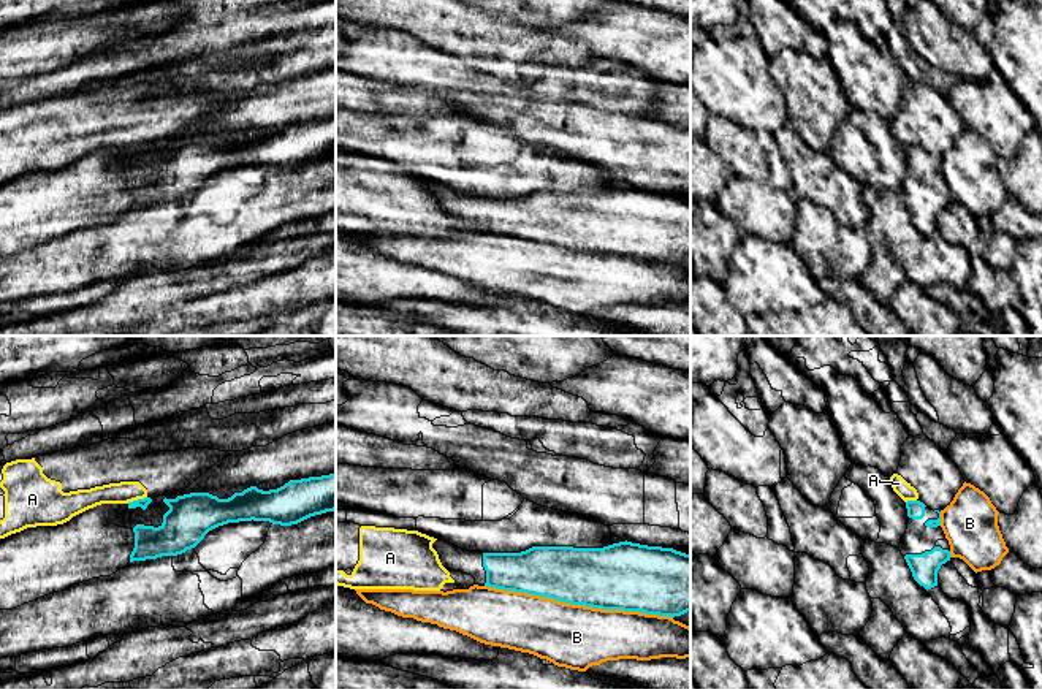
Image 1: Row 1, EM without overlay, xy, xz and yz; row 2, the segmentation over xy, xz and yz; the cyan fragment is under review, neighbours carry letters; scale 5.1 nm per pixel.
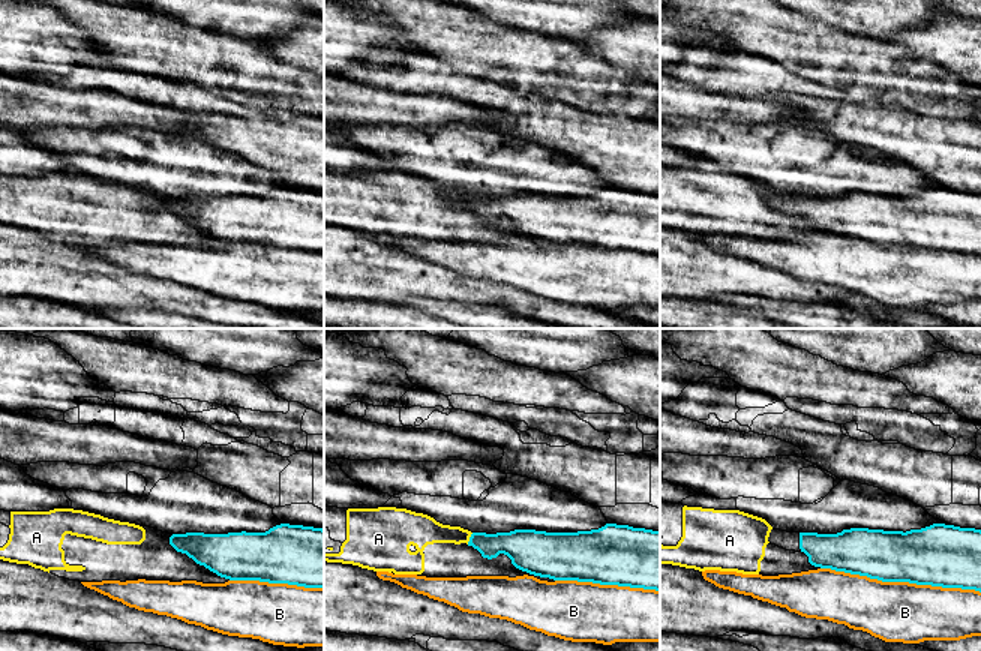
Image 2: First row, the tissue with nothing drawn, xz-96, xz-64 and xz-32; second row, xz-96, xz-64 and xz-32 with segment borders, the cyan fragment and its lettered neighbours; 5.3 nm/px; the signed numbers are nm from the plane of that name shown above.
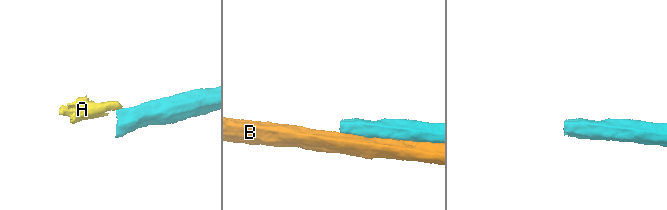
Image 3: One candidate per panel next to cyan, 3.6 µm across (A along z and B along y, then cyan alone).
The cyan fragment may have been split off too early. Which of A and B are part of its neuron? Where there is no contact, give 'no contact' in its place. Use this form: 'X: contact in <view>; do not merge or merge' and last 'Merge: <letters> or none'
A: contact in xy; do not merge
B: contact in xz; do not merge
Merge: none

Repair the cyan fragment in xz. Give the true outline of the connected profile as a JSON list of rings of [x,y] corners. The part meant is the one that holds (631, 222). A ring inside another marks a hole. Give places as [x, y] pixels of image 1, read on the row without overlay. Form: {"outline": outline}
{"outline": [[[442,185],[432,193],[445,214],[475,223],[475,230],[550,242],[602,255],[681,261],[690,257],[690,200],[673,193],[619,187],[603,193],[532,192],[521,198],[480,198]]]}

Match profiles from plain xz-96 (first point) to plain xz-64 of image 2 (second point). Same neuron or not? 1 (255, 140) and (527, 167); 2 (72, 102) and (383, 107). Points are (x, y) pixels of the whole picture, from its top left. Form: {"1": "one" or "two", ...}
{"1": "two", "2": "one"}

